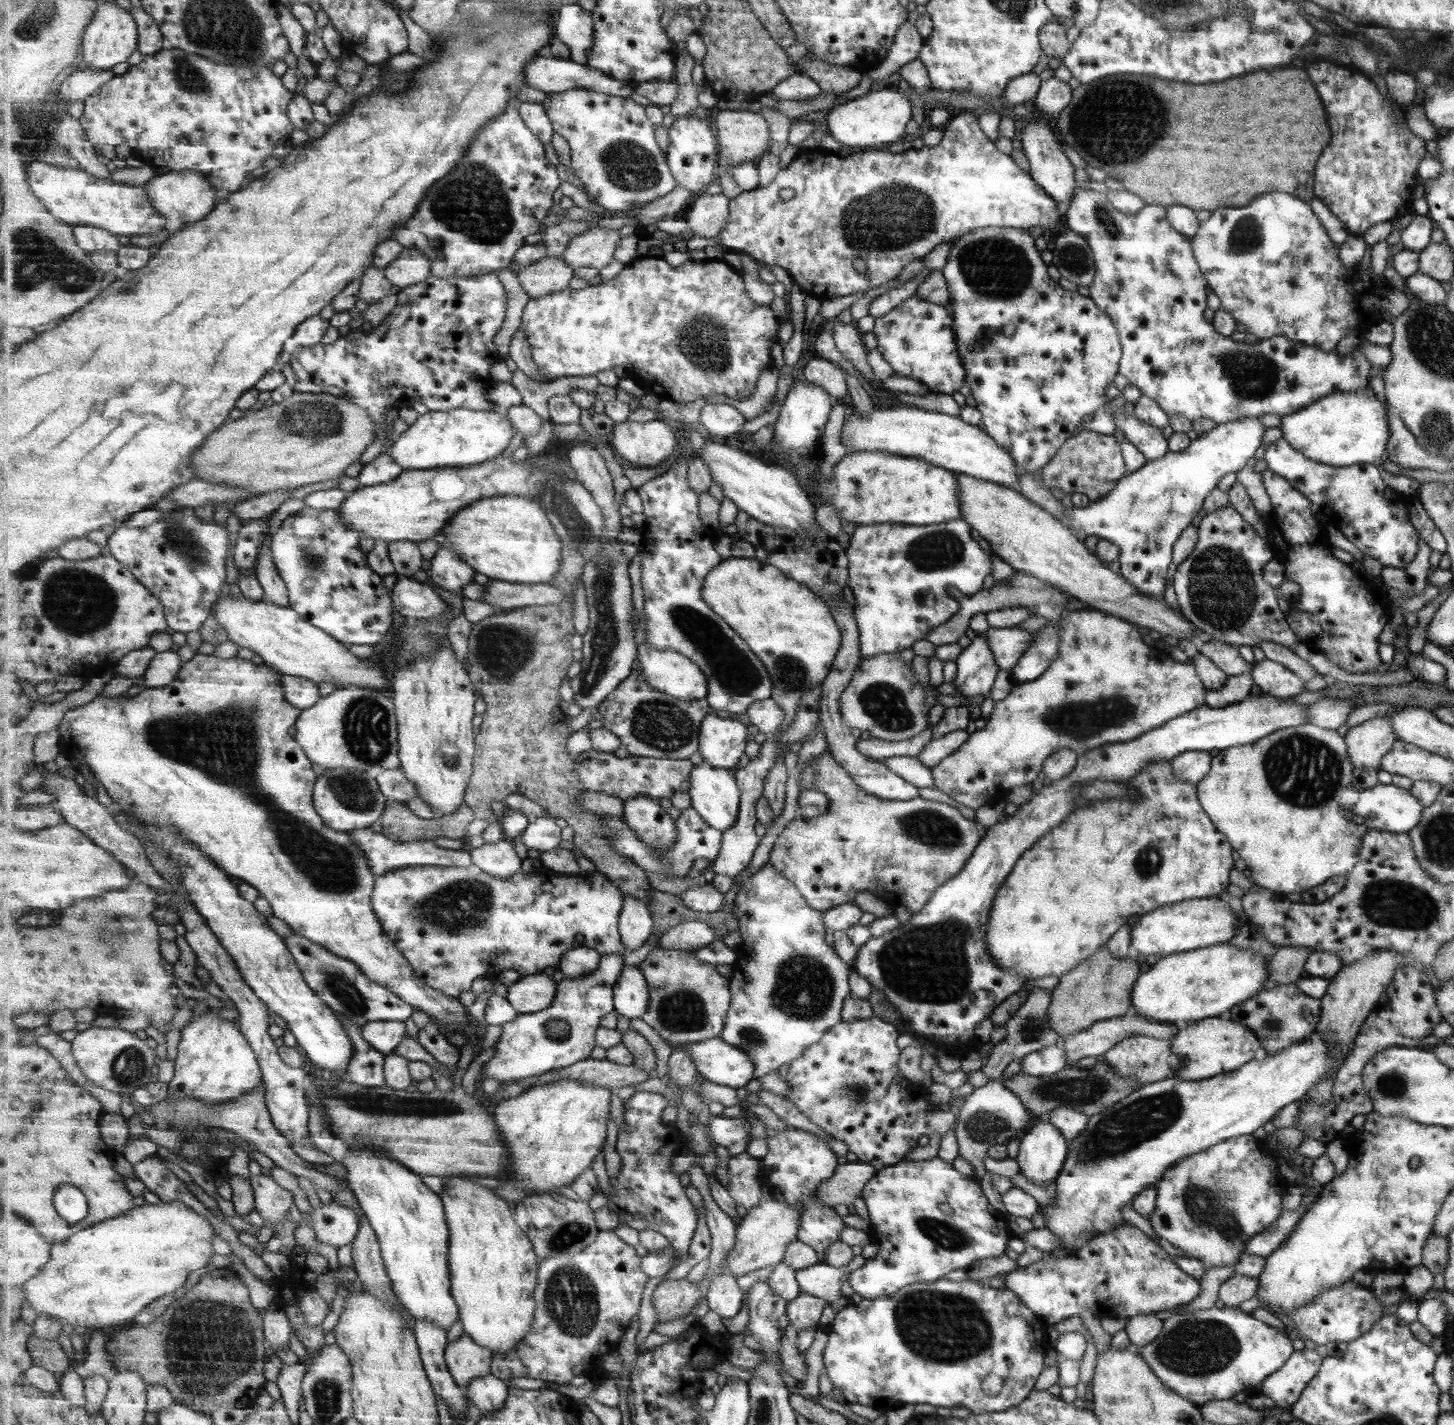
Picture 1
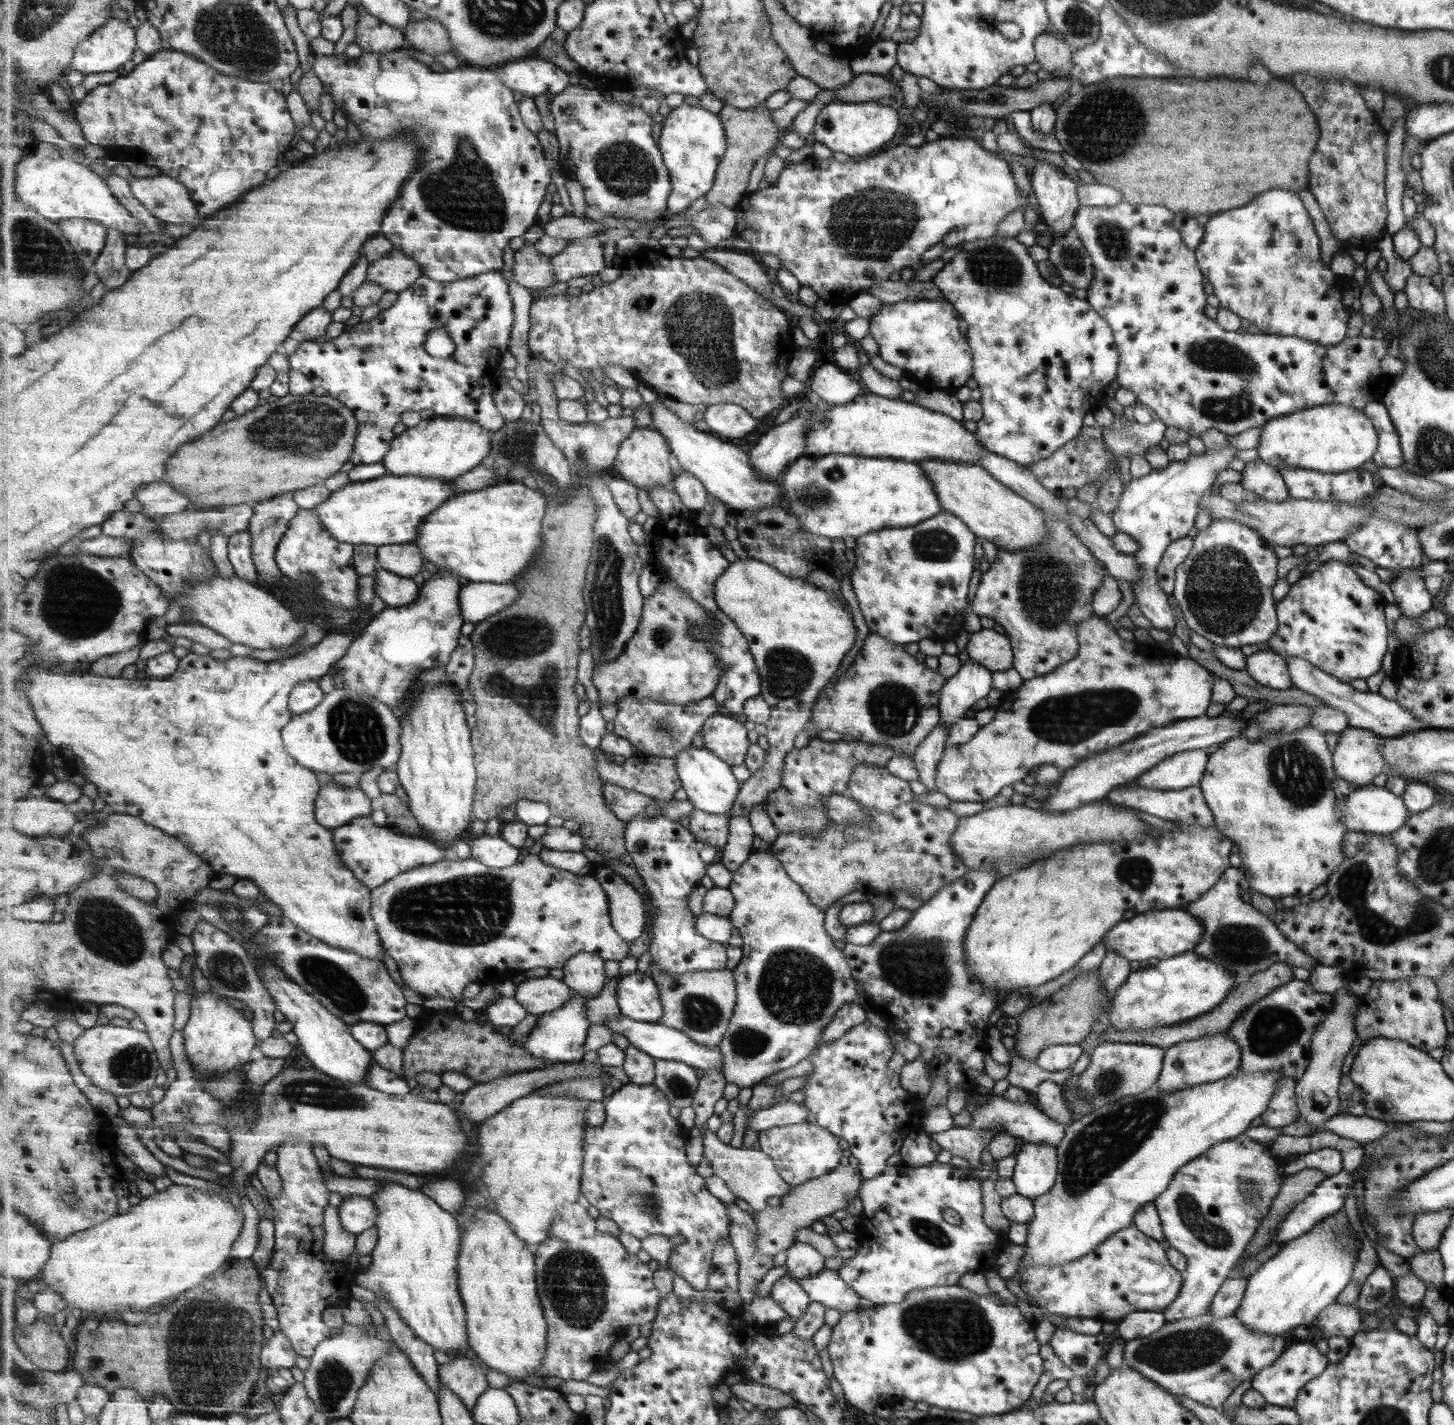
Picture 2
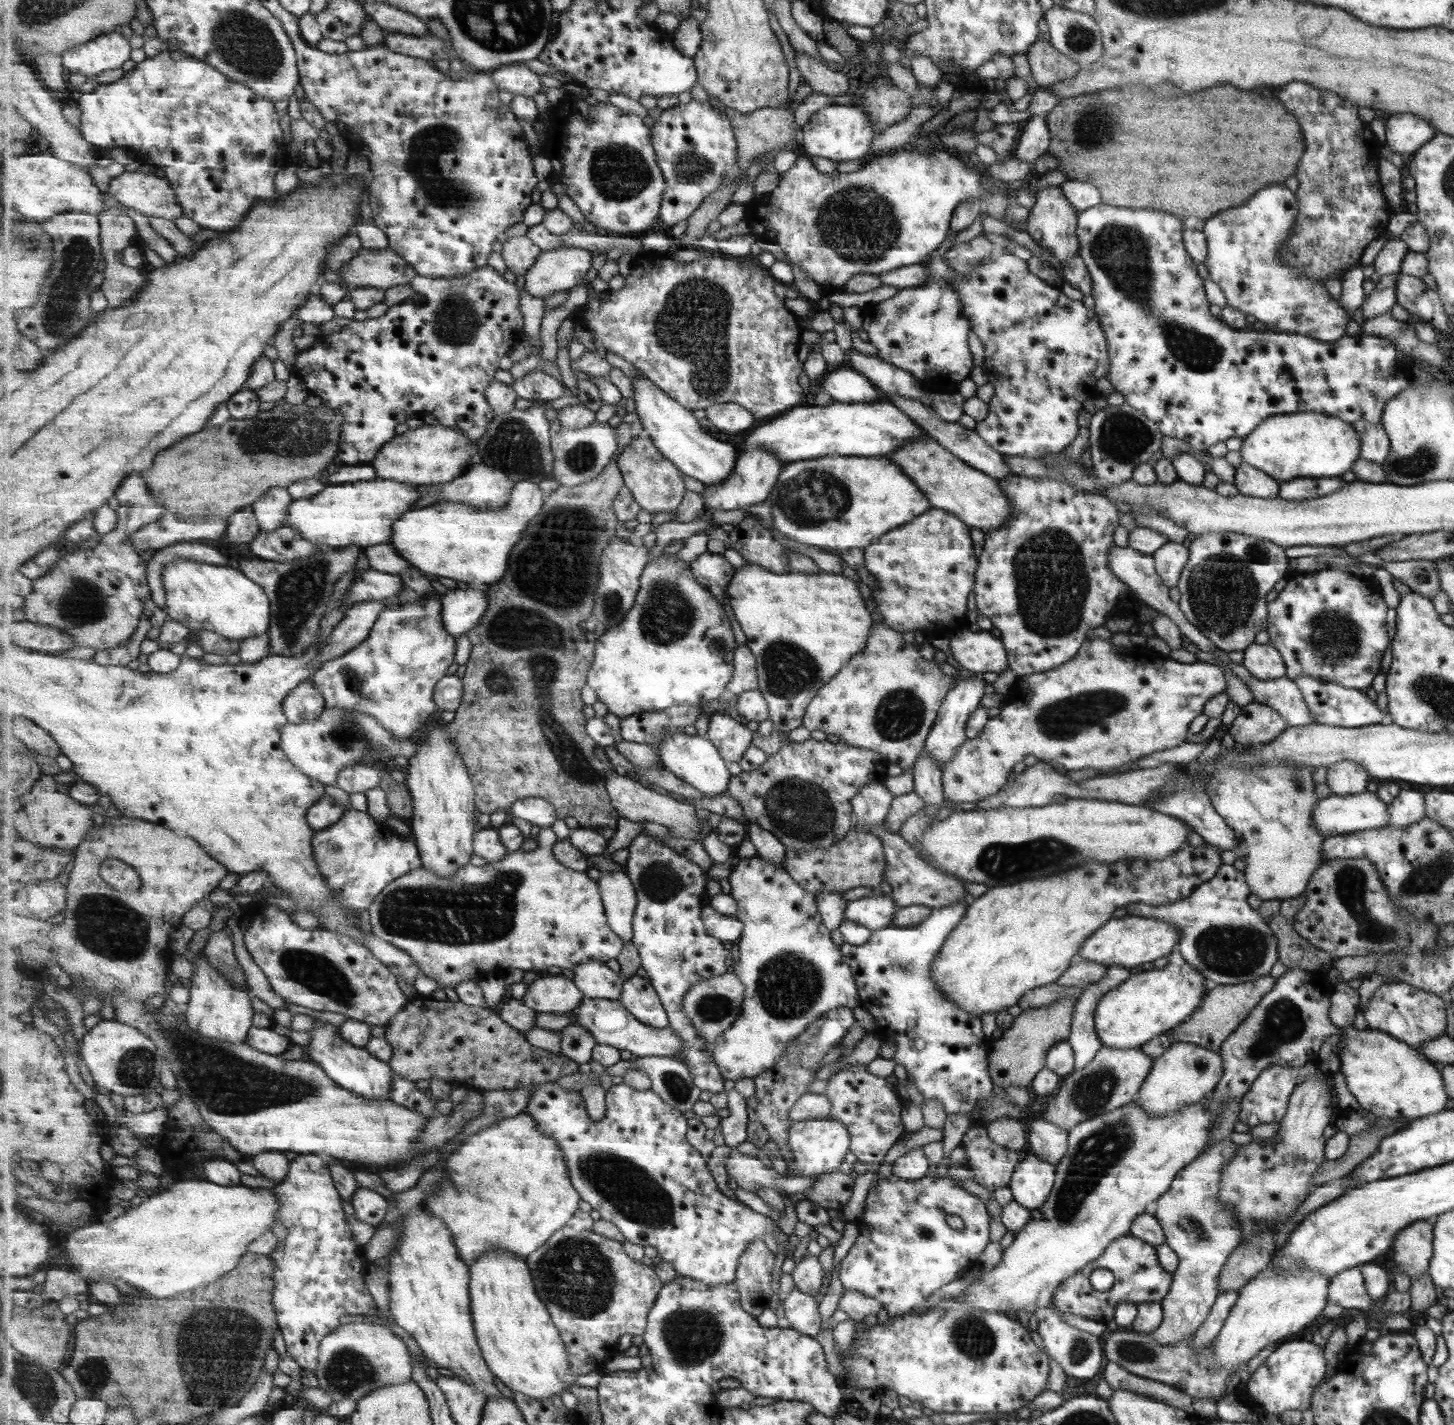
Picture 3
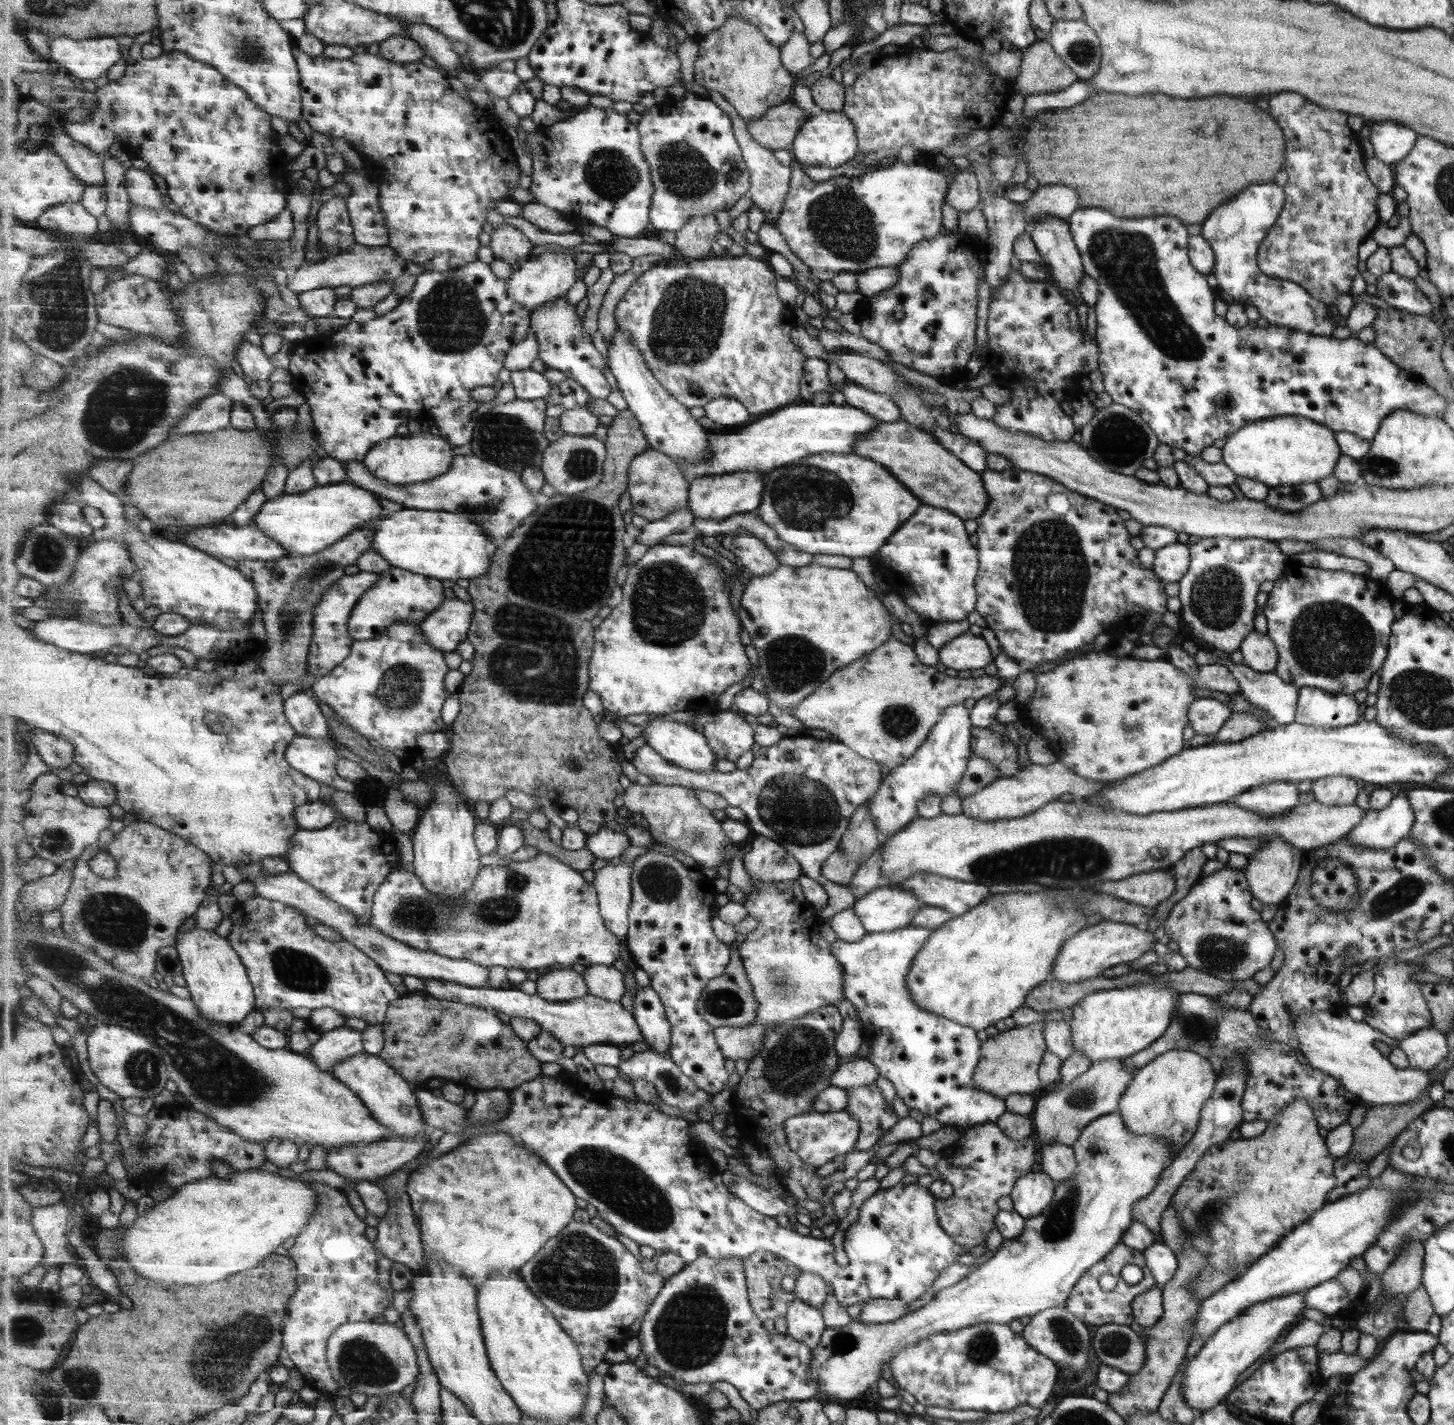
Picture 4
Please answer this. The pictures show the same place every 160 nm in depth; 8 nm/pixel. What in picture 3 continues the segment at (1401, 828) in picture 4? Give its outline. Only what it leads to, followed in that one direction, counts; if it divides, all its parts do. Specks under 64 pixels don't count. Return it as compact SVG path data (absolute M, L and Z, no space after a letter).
M1400 790L1397 797L1387 805L1385 827L1399 829L1421 821L1424 817L1423 795L1415 790Z

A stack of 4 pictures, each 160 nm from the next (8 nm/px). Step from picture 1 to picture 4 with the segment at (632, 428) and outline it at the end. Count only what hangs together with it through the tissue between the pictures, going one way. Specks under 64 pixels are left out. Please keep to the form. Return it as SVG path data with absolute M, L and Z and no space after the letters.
M650 447L635 458L630 466L628 491L632 496L631 514L643 516L648 521L657 521L683 510L689 504L691 481L677 460L663 451Z

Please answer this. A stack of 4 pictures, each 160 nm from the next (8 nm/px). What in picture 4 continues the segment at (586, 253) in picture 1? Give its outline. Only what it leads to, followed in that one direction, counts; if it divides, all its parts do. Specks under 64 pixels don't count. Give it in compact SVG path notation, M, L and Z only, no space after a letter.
M542 252L515 268L509 280L509 297L533 312L538 307L565 297L577 280L577 264L573 254Z

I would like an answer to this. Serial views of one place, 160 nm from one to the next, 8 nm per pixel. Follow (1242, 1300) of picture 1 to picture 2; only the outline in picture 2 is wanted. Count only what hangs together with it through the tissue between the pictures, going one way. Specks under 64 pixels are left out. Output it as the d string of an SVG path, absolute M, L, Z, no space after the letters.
M1228 1277L1211 1302L1209 1314L1213 1319L1223 1319L1234 1315L1243 1300L1246 1278Z

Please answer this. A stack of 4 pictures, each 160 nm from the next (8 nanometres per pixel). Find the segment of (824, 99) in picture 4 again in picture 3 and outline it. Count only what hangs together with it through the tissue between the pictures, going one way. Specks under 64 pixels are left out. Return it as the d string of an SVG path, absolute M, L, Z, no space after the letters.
M795 50L795 63L806 87L810 91L819 92L825 96L843 96L847 91L847 78L839 70L833 70L806 54L798 54Z

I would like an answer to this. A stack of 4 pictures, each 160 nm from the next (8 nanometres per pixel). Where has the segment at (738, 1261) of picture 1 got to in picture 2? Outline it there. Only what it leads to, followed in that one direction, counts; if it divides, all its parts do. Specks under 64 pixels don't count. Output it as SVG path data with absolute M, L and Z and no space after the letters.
M838 1165L827 1174L812 1178L806 1183L797 1185L789 1194L785 1195L781 1208L768 1206L763 1212L755 1213L755 1220L759 1227L757 1248L763 1256L773 1258L781 1251L787 1251L797 1243L800 1228L809 1228L819 1217L829 1217L835 1210L844 1209L851 1200L858 1196L860 1180L863 1179L858 1169L849 1165Z

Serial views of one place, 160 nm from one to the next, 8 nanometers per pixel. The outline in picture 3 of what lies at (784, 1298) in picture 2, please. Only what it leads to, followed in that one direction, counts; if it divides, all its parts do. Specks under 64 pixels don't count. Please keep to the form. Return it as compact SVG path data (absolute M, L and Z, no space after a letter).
M794 1287L791 1294L783 1300L786 1322L793 1330L816 1338L820 1331L821 1316L814 1298L809 1294L803 1294Z

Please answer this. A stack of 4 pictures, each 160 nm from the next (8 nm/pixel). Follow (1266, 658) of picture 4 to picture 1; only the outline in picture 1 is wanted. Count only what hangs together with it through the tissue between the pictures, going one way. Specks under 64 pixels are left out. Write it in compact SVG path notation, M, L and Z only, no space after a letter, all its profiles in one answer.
M1265 659L1253 662L1250 675L1255 686L1265 695L1291 698L1303 690L1302 679L1282 663Z

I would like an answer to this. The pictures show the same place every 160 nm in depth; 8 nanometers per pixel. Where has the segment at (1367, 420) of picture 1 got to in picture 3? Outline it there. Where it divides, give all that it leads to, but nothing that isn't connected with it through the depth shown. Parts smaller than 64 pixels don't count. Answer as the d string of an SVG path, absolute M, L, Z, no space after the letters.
M1309 412L1279 414L1267 418L1243 437L1238 452L1242 462L1281 483L1301 477L1340 477L1358 457L1359 441L1351 425L1337 417Z

